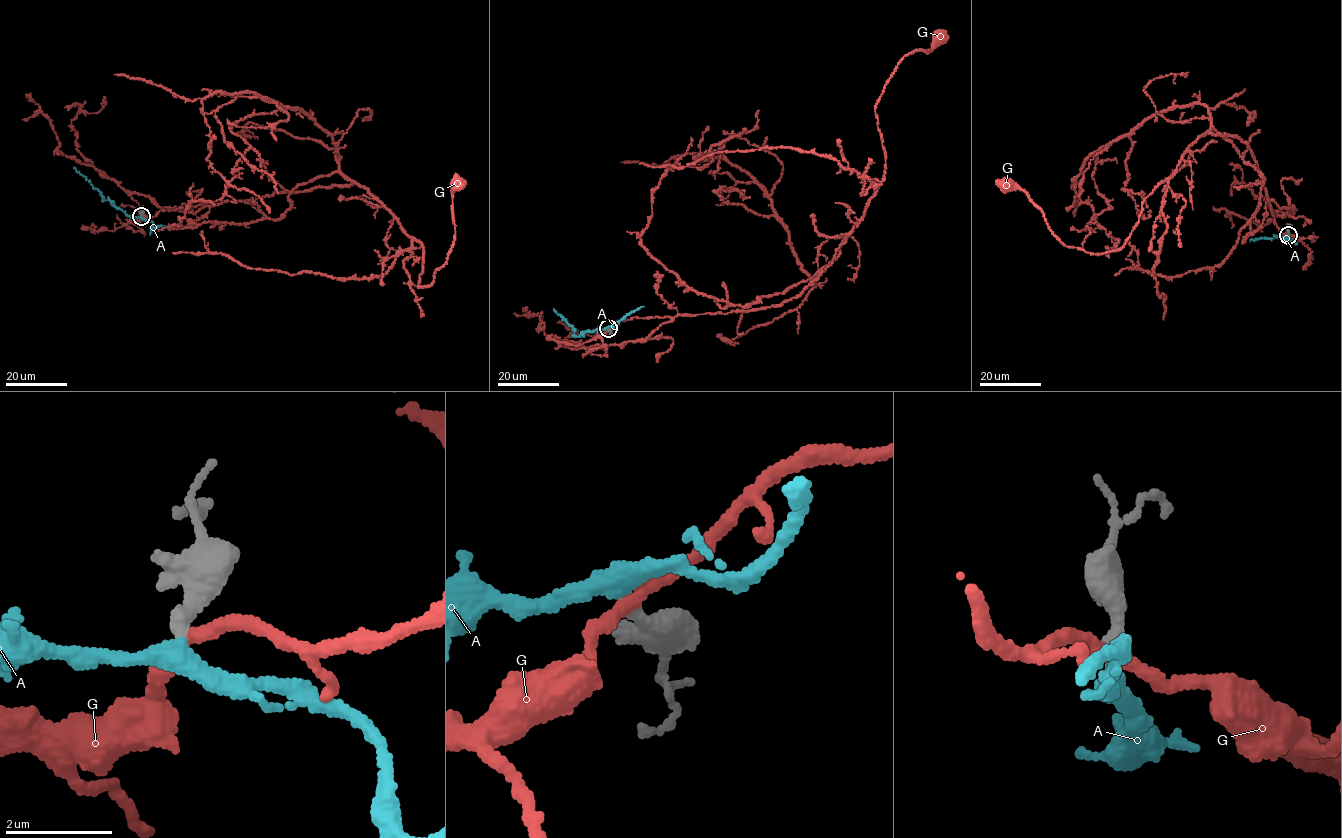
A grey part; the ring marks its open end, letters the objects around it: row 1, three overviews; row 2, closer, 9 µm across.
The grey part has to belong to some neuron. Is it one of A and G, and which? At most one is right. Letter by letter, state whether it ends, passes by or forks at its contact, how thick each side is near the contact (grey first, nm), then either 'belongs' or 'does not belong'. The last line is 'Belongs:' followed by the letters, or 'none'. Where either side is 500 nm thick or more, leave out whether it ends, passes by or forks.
A: it passes by; calibres 320 and 360 nm; belongs
G: it passes by; calibres 340 and 240 nm; does not belong
Belongs: A

